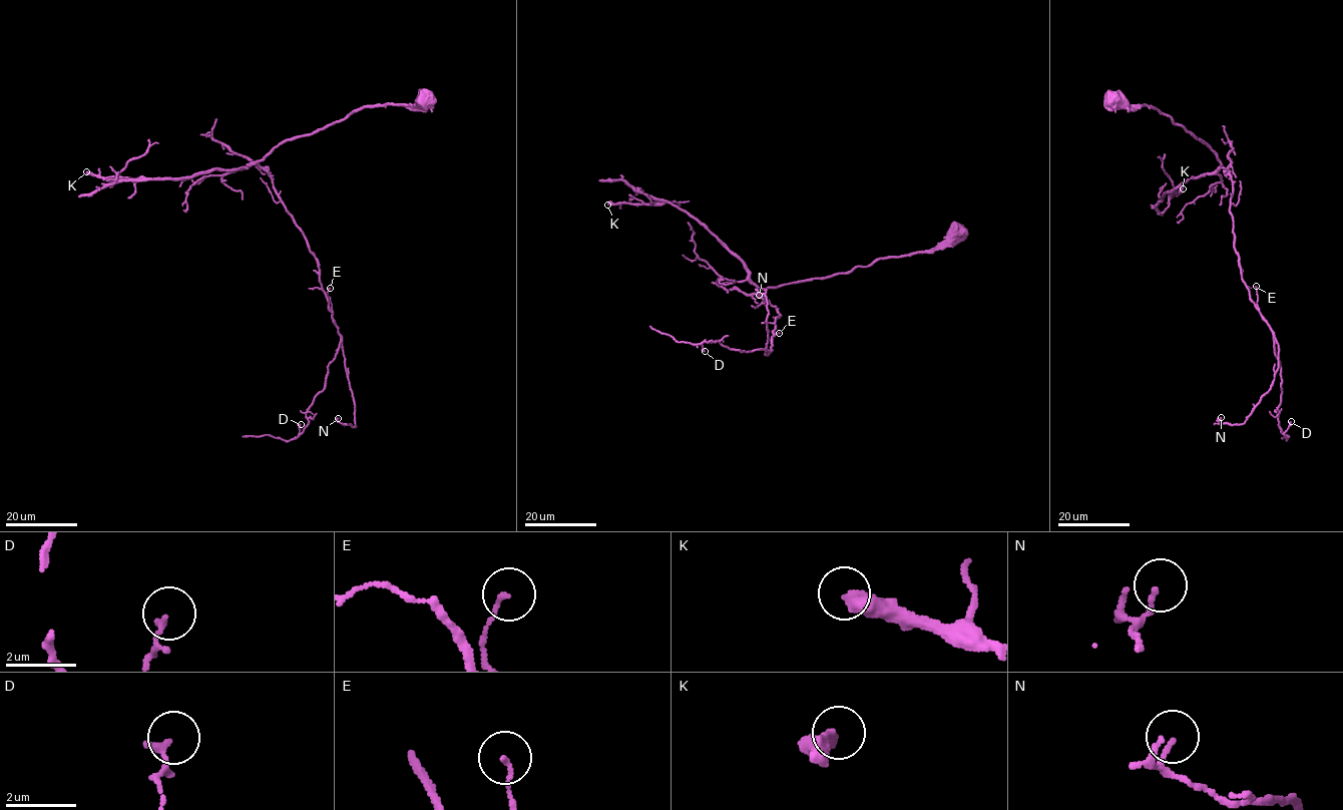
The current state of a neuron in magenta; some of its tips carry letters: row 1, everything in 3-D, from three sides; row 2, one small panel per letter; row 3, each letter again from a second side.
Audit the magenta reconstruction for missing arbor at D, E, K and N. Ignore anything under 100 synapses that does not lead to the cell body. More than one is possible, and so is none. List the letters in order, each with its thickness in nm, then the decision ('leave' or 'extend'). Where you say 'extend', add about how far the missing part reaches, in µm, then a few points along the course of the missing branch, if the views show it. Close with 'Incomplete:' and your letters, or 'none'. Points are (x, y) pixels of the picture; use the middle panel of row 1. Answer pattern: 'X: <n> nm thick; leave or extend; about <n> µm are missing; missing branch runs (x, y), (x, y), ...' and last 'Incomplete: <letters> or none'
D: 130 nm thick; leave
E: 110 nm thick; leave
K: 480 nm thick; leave
N: 130 nm thick; leave
Incomplete: none

